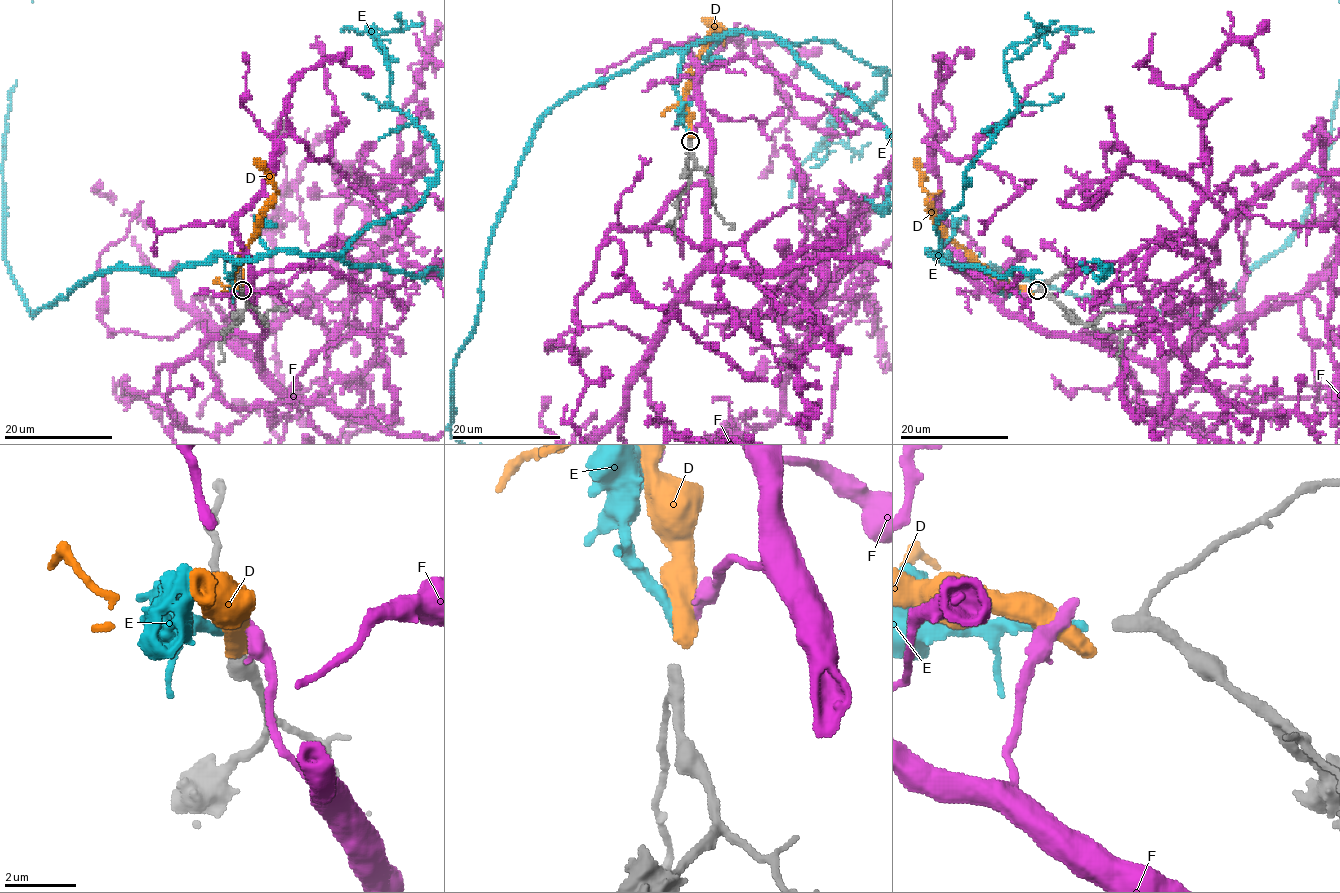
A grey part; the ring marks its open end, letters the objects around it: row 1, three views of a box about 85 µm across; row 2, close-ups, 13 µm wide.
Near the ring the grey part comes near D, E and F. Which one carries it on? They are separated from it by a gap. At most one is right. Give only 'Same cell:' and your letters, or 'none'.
Same cell: E

